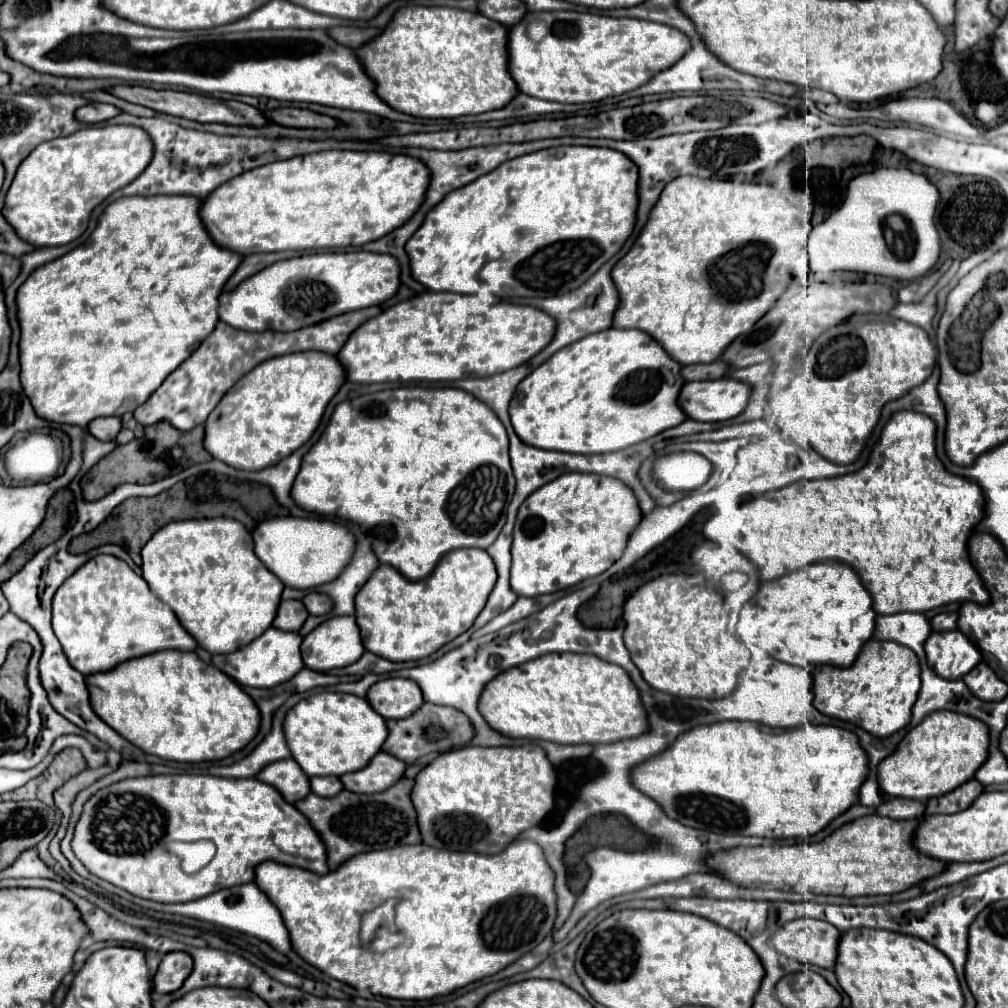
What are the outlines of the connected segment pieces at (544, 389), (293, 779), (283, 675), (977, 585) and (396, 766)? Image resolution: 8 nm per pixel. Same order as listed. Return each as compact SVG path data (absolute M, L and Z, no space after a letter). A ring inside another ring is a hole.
M610 327L586 335L584 339L556 351L518 385L510 403L512 427L524 443L538 449L566 453L610 453L626 449L688 419L678 407L678 393L684 385L680 369L682 365L644 331Z
M292 757L270 763L258 773L258 779L278 787L278 791L284 795L288 803L296 803L310 793L310 777Z
M270 627L266 633L262 633L258 639L254 639L244 649L238 649L228 655L212 655L212 665L224 671L228 677L232 677L236 683L244 687L270 689L270 687L290 681L300 669L304 669L302 655L300 655L300 643L302 643L302 637L298 633L288 633L288 631Z
M898 411L886 423L882 439L874 445L870 463L860 471L830 479L798 481L734 509L718 511L704 525L704 535L718 545L734 545L750 557L762 581L778 579L816 561L842 561L858 571L864 587L872 595L876 613L924 613L958 601L974 599L980 605L990 601L990 593L968 557L968 539L984 517L984 503L982 489L974 481L952 475L938 459L936 423L918 411Z
M378 753L370 765L366 765L360 771L346 773L342 775L344 789L354 791L354 793L380 793L392 787L406 771L406 763L400 759L394 759L394 755L388 753Z

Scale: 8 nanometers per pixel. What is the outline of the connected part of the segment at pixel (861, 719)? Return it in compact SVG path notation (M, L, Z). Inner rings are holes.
M870 639L850 667L820 665L814 671L814 707L842 721L850 721L876 737L890 737L910 723L910 711L920 691L920 665L912 649Z

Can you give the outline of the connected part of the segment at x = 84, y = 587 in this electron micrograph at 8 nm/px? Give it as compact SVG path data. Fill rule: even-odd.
M112 555L92 557L88 563L84 563L74 575L70 575L64 581L64 585L54 595L52 625L70 665L82 675L106 673L124 661L164 649L194 651L198 647L192 635L178 623L174 611L150 591L148 583L140 575L136 575L122 559Z

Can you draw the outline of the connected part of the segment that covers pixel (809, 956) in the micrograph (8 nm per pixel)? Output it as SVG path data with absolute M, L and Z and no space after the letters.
M800 917L776 931L772 943L782 955L790 959L834 969L840 937L842 931L838 931L834 925L810 917Z

